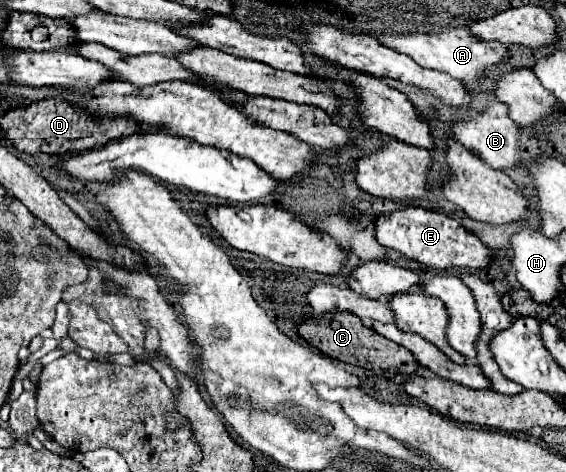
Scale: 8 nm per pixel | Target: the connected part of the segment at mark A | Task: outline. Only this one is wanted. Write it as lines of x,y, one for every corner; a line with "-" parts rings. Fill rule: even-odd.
456,28
442,34
380,34
378,36
384,46
390,46
396,52
412,56
412,60
426,68
436,68
448,72
452,78
458,78
464,84
482,82
486,78
486,70
494,68
498,62
508,58
508,46
498,40
480,40
478,36
470,34
468,28

